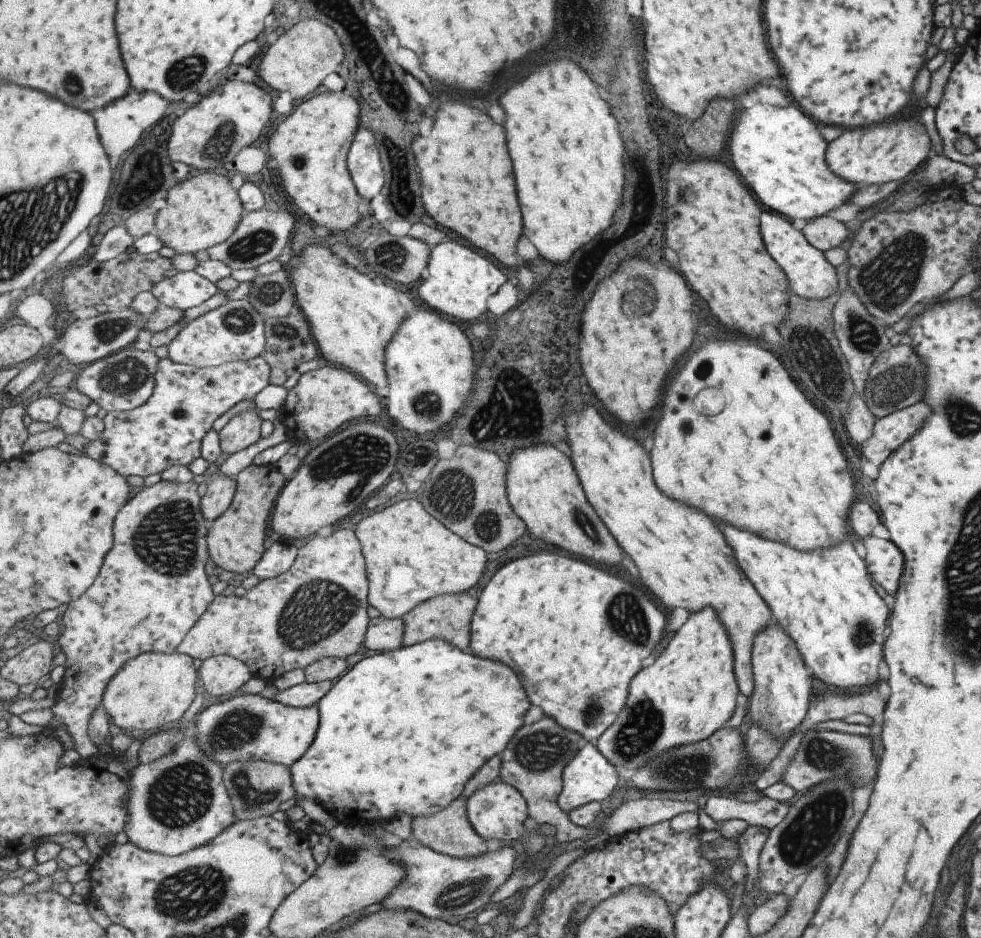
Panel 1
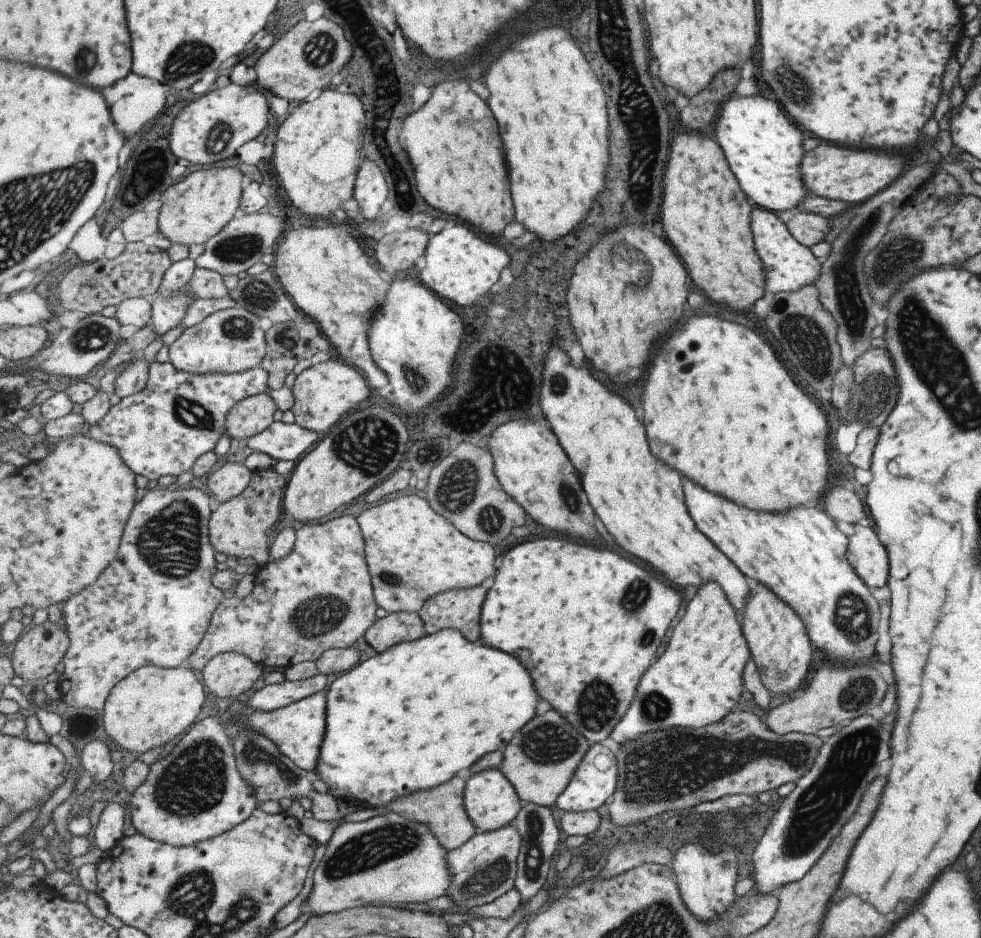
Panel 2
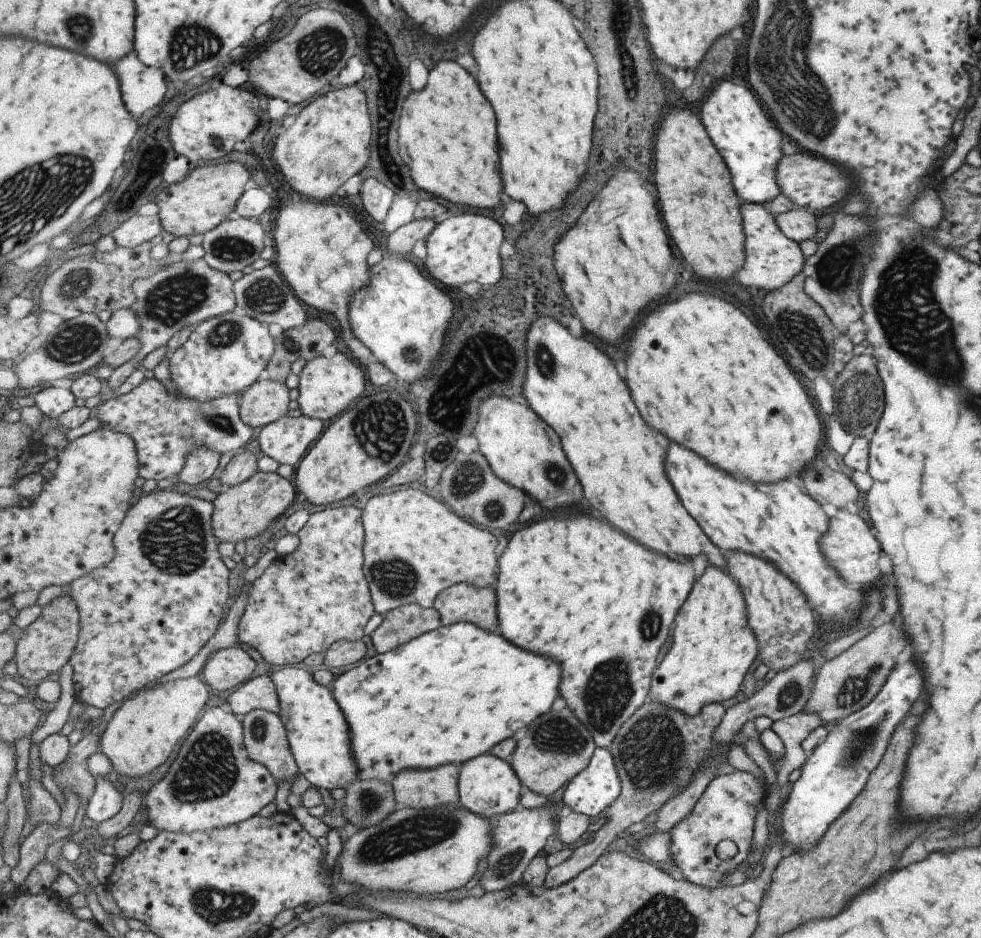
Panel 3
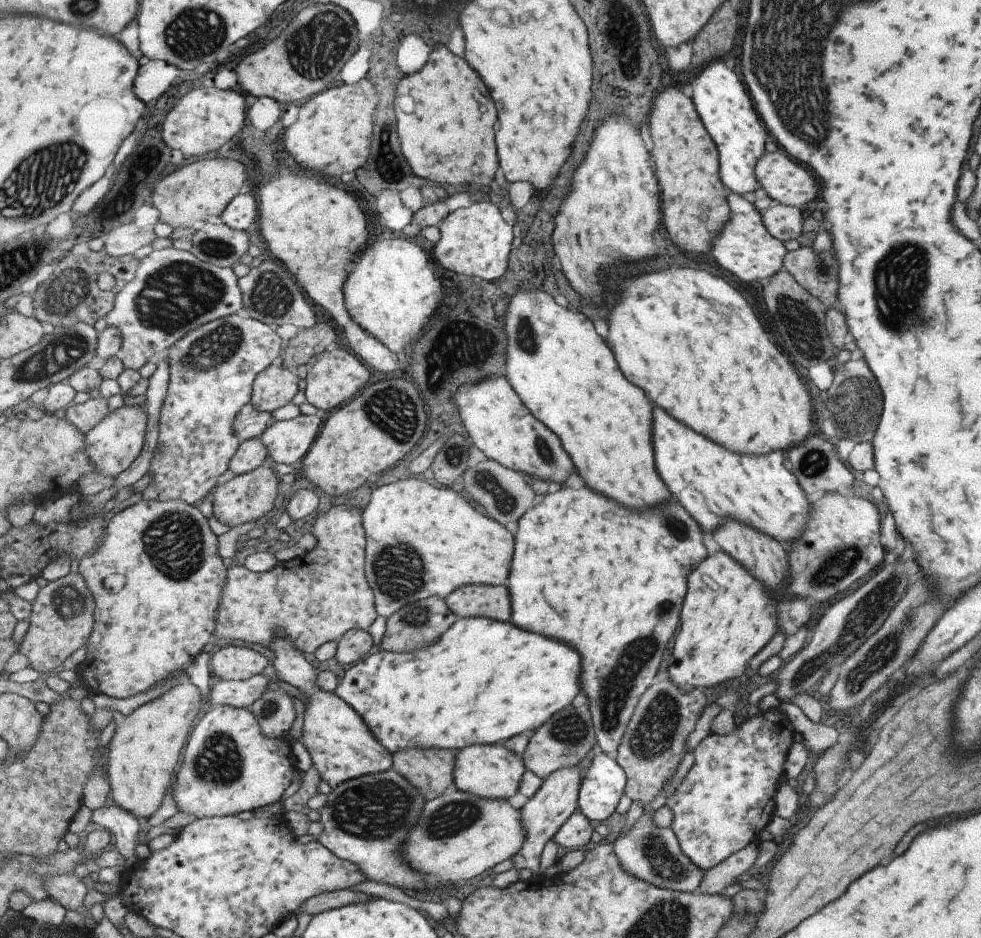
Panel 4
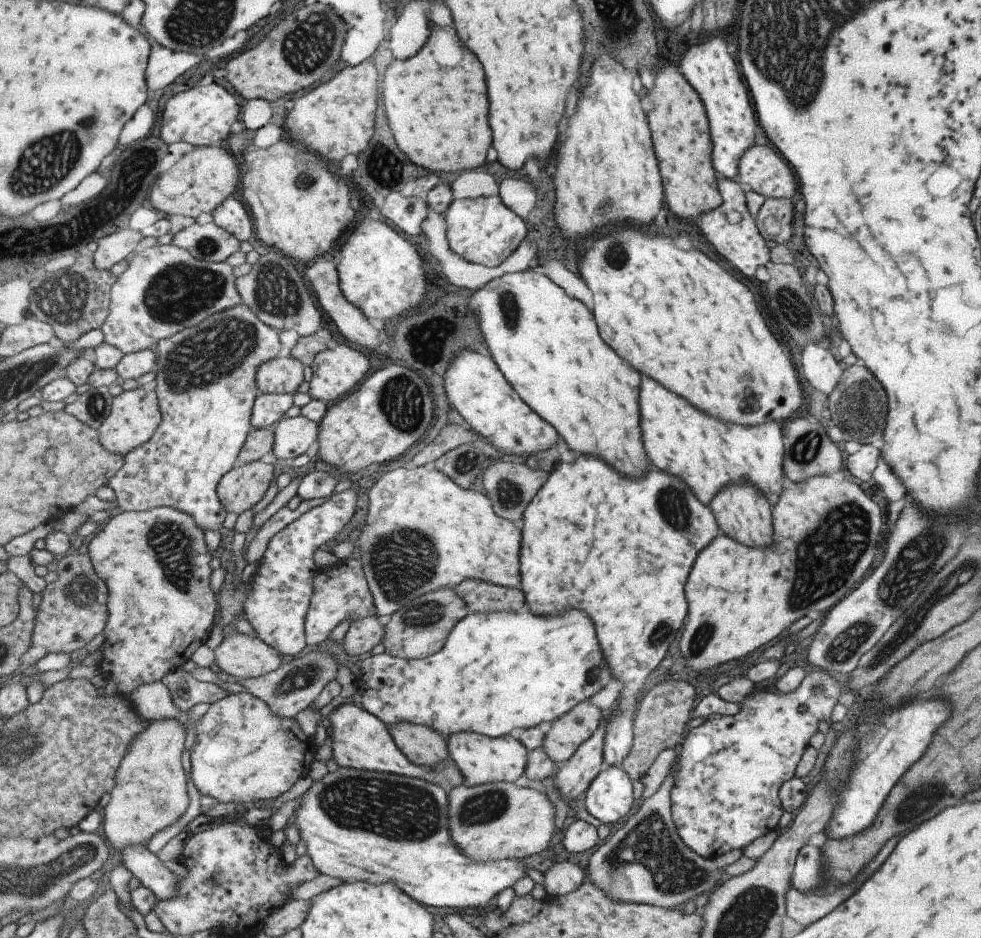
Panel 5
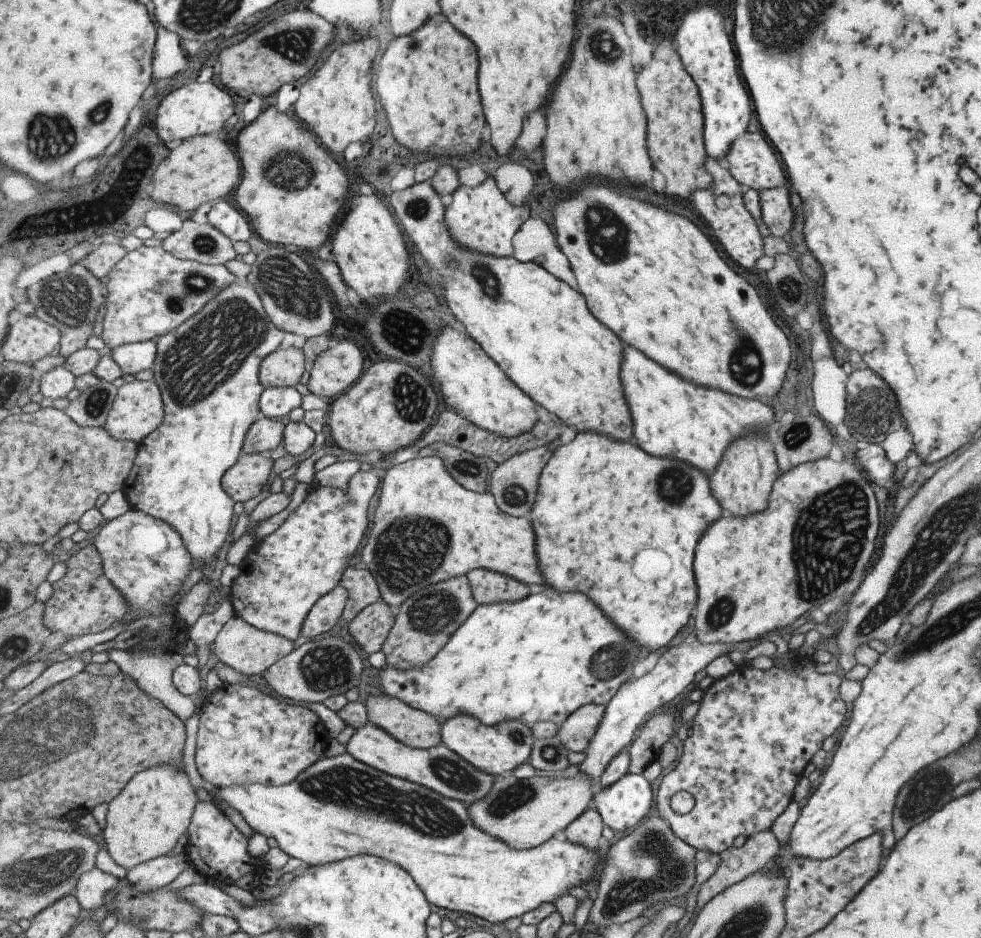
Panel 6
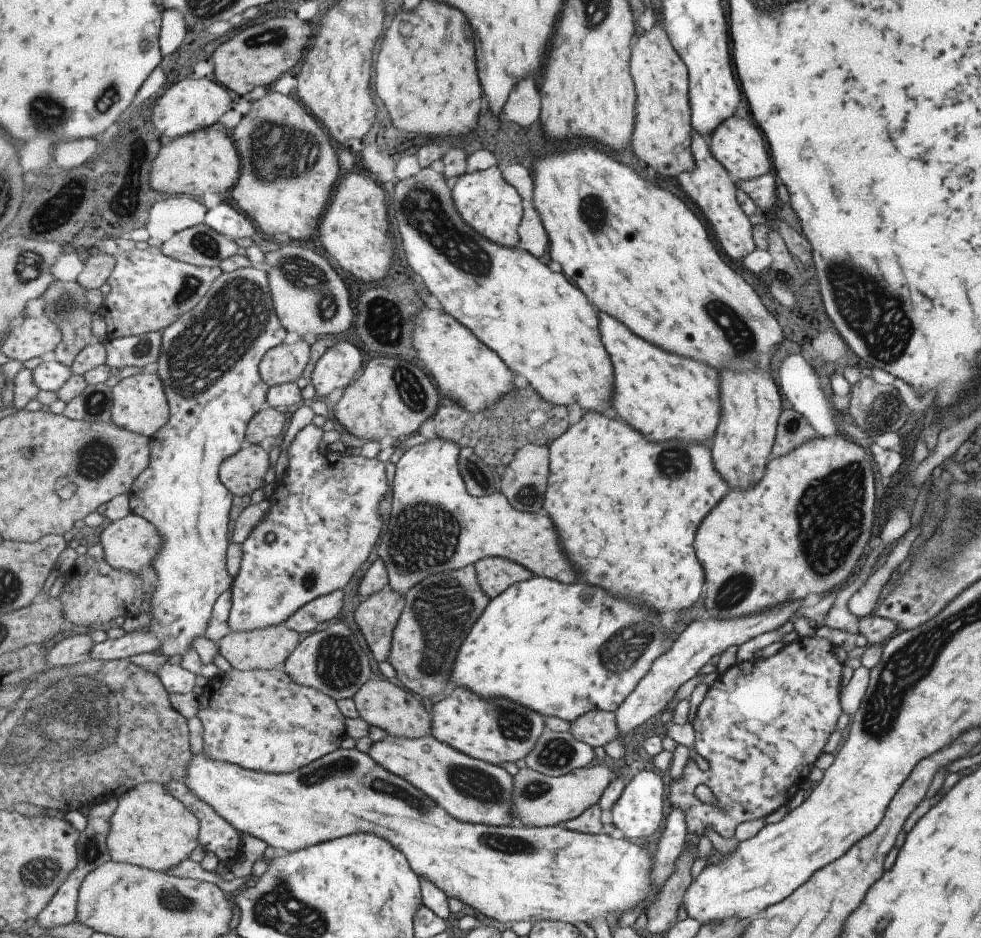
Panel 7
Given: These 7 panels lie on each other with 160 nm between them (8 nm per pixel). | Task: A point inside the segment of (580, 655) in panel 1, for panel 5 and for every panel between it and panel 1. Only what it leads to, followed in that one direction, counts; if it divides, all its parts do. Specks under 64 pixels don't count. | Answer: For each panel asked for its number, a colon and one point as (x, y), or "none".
2: (588, 623)
3: (574, 589)
4: (605, 580)
5: (620, 550)

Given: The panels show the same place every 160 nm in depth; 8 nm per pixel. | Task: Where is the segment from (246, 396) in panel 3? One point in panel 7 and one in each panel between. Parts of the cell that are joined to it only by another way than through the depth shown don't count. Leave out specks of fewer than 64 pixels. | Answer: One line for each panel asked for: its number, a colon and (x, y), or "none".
4: (276, 387)
5: (284, 375)
6: (285, 367)
7: (285, 363)

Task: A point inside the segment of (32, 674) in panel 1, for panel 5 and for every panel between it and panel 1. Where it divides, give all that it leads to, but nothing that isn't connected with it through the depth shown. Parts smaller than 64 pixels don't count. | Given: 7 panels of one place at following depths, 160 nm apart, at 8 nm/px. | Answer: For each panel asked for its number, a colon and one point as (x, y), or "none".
2: (38, 653)
3: (45, 646)
4: (63, 616)
5: (75, 608)

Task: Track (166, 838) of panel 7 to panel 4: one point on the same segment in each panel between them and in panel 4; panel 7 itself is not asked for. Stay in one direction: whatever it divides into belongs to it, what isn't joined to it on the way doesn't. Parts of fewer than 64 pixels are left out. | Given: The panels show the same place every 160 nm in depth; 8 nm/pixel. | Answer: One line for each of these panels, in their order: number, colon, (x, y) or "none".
4: (147, 744)
5: (152, 791)
6: (145, 821)

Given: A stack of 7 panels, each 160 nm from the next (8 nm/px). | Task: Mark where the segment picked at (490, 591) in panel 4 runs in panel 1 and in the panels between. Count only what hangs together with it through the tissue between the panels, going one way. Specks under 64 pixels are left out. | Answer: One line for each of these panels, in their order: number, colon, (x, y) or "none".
1: (449, 618)
2: (458, 609)
3: (461, 603)

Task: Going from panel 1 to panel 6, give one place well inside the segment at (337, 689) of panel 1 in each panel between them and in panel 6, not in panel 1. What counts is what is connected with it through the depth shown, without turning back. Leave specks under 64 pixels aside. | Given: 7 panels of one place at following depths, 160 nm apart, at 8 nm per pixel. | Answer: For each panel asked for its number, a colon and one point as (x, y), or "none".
2: (404, 721)
3: (448, 696)
4: (484, 681)
5: (500, 671)
6: (542, 658)

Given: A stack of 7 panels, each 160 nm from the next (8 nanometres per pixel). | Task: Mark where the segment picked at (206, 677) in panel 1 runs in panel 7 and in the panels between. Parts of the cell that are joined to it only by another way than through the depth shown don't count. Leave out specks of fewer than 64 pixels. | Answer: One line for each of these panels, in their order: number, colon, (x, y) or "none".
2: (227, 675)
3: (227, 668)
4: (231, 663)
5: (242, 656)
6: (246, 649)
7: (262, 649)

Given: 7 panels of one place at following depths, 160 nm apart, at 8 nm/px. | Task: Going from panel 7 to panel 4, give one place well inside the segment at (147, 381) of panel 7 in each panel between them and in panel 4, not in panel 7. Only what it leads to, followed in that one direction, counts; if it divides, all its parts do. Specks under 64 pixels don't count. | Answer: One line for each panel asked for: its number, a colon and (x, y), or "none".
4: (115, 443)
5: (136, 415)
6: (139, 409)

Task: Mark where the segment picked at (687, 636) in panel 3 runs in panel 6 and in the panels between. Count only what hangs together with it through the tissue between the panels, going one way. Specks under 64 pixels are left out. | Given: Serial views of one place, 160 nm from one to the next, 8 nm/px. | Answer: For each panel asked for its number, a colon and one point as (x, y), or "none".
4: (727, 616)
5: (825, 530)
6: (812, 542)

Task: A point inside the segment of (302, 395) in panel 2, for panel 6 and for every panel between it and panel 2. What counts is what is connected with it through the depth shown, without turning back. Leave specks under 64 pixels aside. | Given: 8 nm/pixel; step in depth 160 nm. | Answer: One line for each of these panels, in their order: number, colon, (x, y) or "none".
3: (328, 385)
4: (333, 377)
5: (337, 372)
6: (337, 369)

